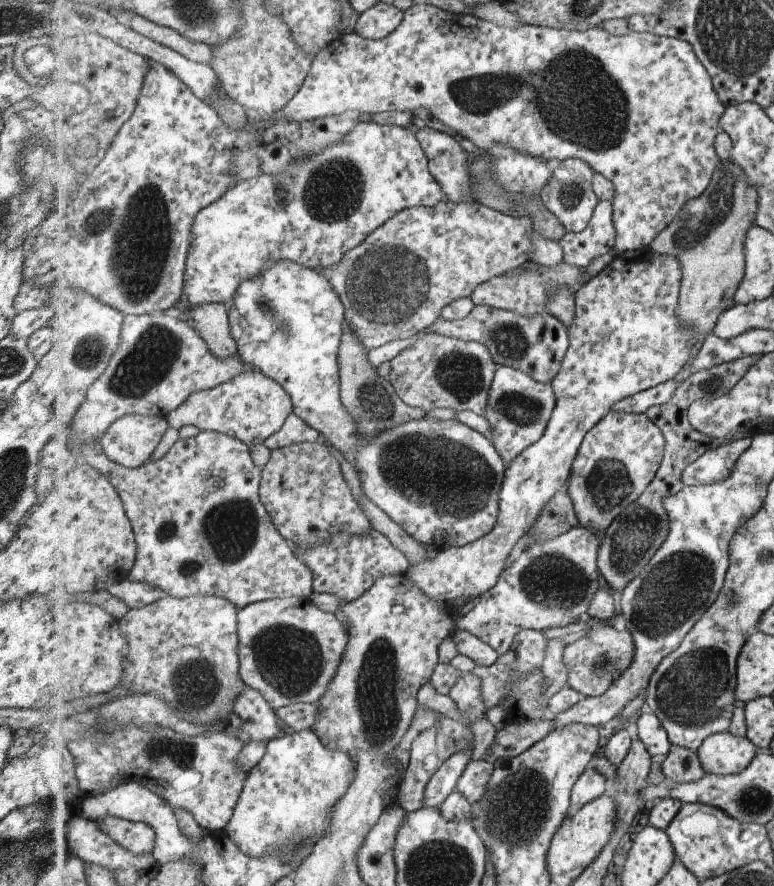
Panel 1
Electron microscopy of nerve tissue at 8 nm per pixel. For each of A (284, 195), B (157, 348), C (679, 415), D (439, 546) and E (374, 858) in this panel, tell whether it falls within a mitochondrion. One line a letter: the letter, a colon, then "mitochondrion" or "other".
A: mitochondrion
B: mitochondrion
C: other
D: other
E: mitochondrion

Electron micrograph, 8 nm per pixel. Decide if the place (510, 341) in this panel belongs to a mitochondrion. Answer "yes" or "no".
yes

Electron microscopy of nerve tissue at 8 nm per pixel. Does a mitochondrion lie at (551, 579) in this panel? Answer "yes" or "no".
yes

